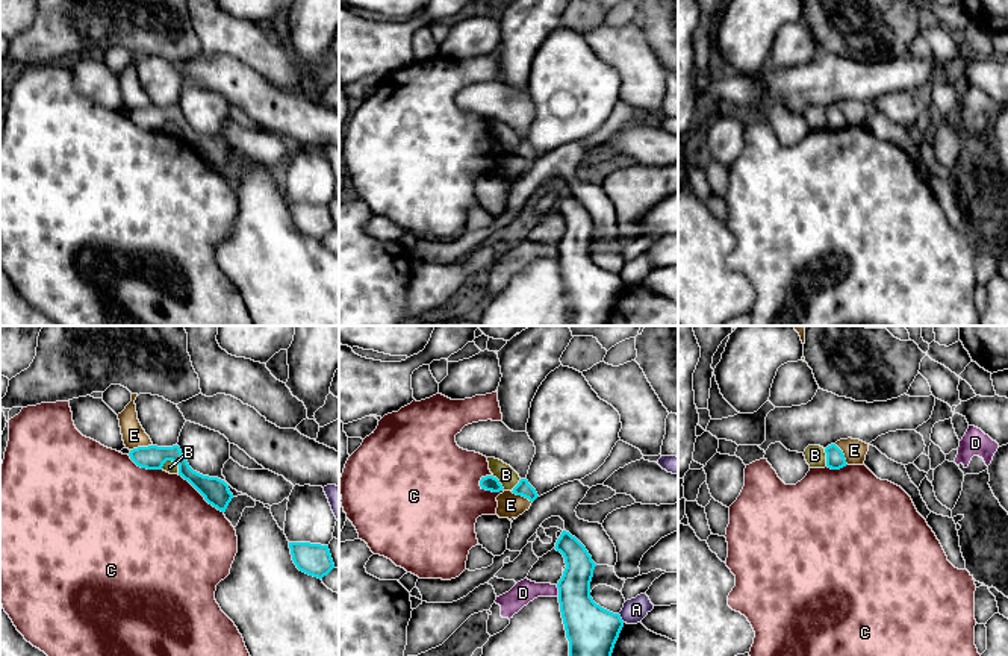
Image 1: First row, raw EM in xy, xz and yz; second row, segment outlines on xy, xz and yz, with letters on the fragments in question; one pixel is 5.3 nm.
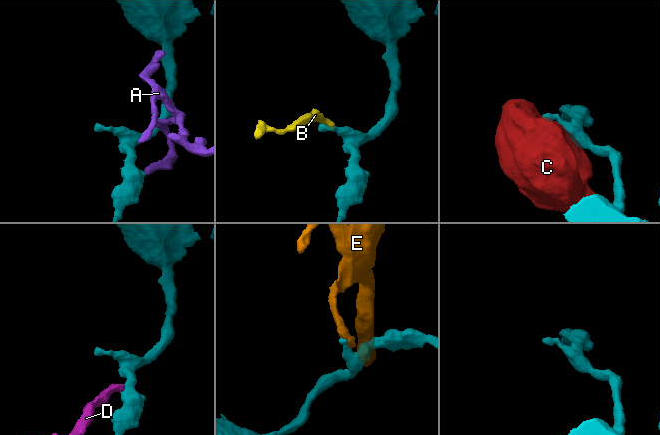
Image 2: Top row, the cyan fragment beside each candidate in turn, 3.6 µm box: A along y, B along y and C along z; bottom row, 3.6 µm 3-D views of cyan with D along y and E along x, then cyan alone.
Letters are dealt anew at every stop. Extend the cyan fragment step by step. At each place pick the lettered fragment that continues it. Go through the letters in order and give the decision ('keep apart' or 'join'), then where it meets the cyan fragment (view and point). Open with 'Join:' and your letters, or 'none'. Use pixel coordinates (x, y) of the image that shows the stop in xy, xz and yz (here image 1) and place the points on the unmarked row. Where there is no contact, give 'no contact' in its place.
Join: none
A: keep apart | xz (621, 279)
B: keep apart | xy (173, 121)
C: keep apart | xy (200, 153)
D: keep apart | xz (559, 252)
E: keep apart | xy (141, 108)

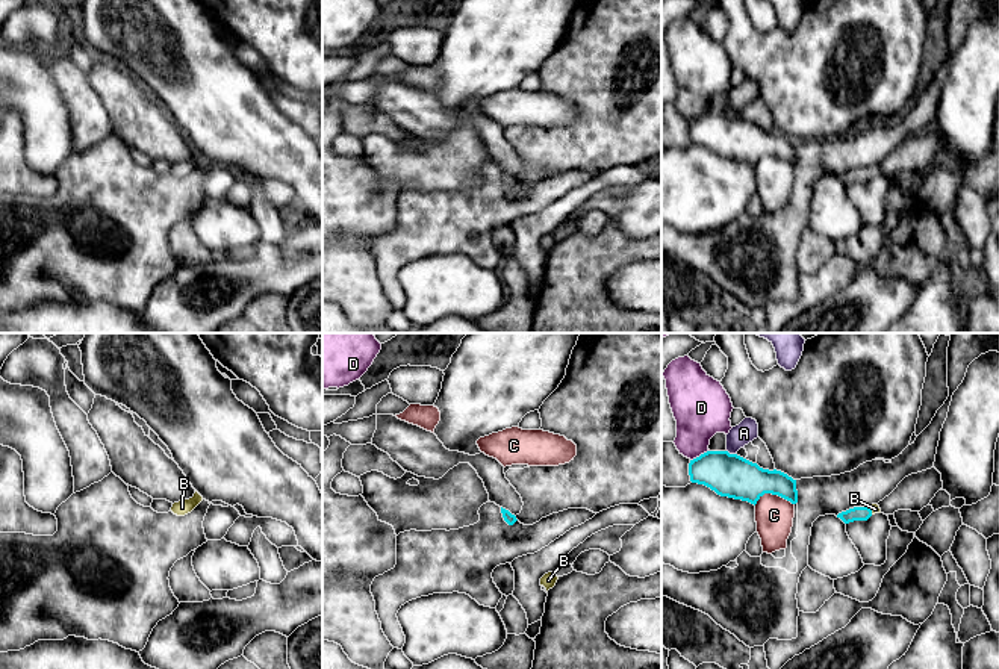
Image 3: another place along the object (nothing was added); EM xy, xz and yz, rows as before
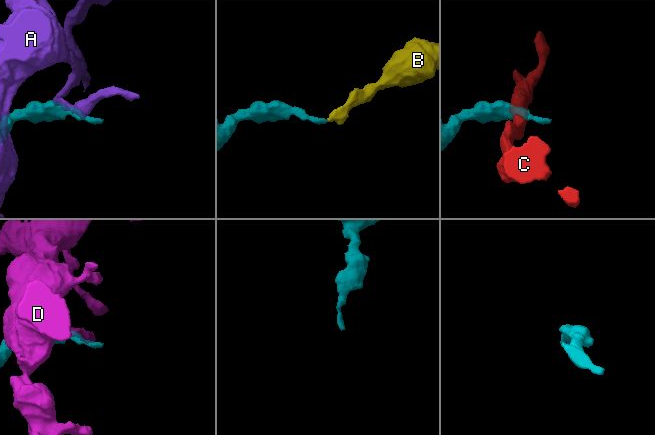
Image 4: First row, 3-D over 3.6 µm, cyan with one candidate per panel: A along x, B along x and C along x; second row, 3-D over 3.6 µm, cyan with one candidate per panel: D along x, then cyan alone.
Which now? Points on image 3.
Join: B
A: keep apart | yz (731, 115)
B: join | yz (871, 171)
C: keep apart | yz (774, 155)
D: keep apart | yz (701, 115)

